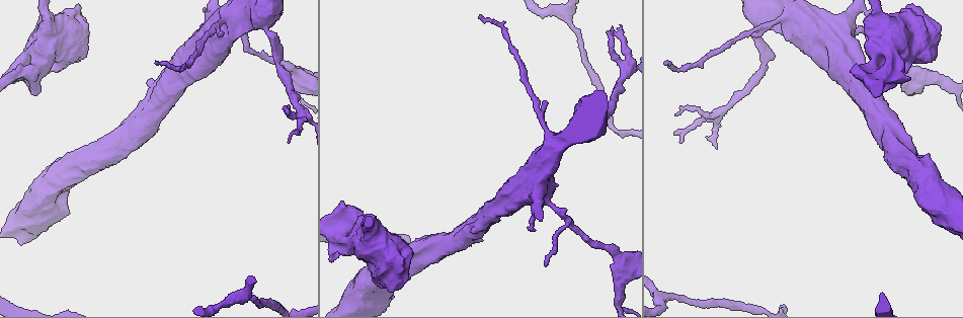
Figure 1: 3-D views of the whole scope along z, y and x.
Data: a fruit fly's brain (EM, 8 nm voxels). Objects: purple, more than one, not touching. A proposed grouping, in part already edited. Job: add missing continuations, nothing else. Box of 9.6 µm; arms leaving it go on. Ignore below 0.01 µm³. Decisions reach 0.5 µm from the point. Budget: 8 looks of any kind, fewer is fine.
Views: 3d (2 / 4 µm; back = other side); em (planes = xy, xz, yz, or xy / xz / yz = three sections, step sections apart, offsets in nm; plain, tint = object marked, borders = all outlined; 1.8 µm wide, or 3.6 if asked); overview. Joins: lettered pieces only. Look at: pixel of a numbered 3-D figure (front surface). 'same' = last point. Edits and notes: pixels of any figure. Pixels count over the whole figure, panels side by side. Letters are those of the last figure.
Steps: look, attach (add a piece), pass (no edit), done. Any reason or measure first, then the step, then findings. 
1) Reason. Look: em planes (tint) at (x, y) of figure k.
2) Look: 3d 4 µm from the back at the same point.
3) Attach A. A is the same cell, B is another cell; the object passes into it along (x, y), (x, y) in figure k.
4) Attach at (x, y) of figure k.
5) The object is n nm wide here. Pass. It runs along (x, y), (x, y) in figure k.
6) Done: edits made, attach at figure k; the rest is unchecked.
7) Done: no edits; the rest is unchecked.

Tapers out. Look: 3d 4 µm at (547, 265) of figure 1.

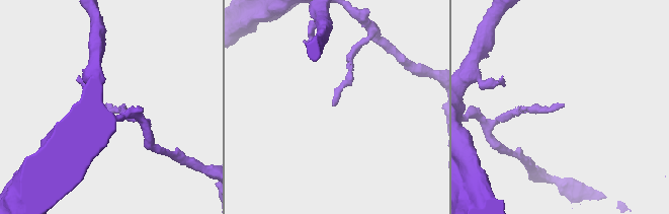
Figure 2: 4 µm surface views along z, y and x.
Look: em yz step 8 (borders) at (105, 105) of figure 2.

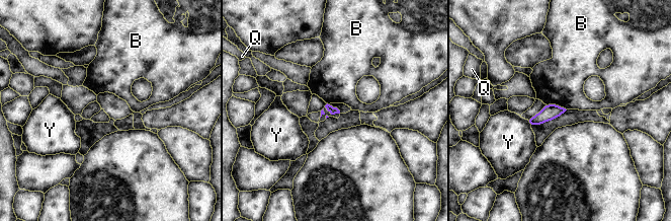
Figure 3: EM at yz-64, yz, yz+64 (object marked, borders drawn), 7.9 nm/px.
The longest contact is with B, 180 nm. Pass. B, Q and Y are other cells; a border runs along (546, 103), (557, 103), (566, 109) in figure 3; no lettered piece goes on from it.

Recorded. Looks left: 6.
Sharp bend. Look: em yz step 16 (tint) at (947, 82) of figure 1.

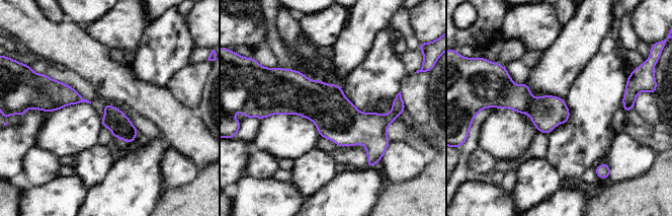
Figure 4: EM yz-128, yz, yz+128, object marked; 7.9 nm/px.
Look: em xy step 4 (tint) at the same point.

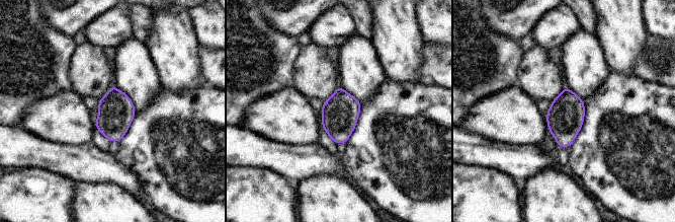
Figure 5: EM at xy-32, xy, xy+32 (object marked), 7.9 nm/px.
Look: em xy step 4 (borders) at the same point.

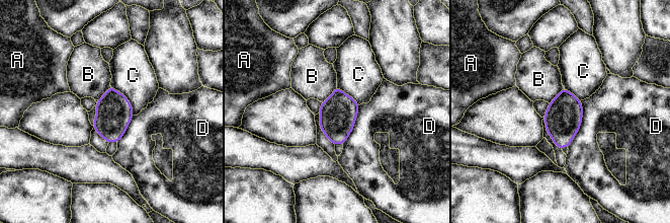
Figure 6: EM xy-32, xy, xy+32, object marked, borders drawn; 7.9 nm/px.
The object is 280 nm wide here; the longest contact is with D, 400 nm. Pass. A, B, C and D are other cells; none of them fits.

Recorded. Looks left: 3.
Sudden change in width. Look: em 3.6 µm yz step 4 (borders) at (784, 19) of figure 1.

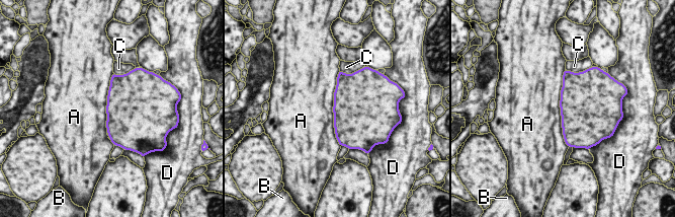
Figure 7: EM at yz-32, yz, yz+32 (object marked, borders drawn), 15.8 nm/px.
Pass. A, B, C and D are other cells; a border runs along (339, 71), (333, 106), (337, 140) in figure 7; no lettered piece goes on from it.

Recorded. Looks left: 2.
Done: no edits; the rest is unchecked.

